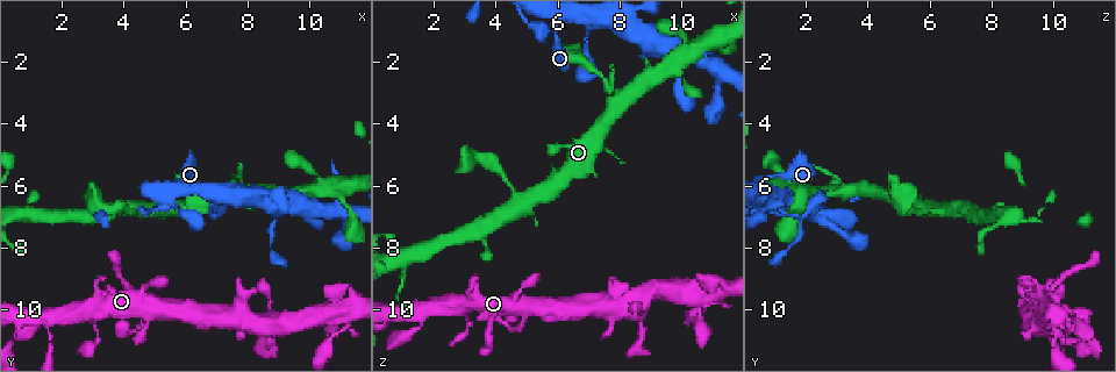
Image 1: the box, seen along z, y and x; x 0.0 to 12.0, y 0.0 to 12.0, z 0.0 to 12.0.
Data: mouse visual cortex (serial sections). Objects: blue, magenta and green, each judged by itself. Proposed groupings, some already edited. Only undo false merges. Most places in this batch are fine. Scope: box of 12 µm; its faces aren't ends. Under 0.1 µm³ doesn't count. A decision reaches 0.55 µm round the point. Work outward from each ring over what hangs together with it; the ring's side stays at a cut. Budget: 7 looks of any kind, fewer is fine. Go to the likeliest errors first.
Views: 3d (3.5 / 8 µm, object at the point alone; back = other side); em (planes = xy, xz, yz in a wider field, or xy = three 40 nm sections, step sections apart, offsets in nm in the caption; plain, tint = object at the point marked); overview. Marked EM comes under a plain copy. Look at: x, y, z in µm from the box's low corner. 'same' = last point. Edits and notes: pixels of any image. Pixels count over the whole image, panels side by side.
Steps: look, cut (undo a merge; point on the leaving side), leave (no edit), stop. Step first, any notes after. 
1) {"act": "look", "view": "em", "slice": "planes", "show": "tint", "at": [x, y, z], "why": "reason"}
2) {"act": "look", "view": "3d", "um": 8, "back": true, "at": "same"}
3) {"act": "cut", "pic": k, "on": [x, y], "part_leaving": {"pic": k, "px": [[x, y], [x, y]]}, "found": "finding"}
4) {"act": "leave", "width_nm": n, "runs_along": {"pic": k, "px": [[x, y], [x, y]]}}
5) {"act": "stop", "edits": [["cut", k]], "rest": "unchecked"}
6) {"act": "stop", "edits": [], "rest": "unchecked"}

{"act": "look", "view": "3d", "um": 3.5, "at": [1.6, 10.2, 10.3], "why": "four-way junction"}

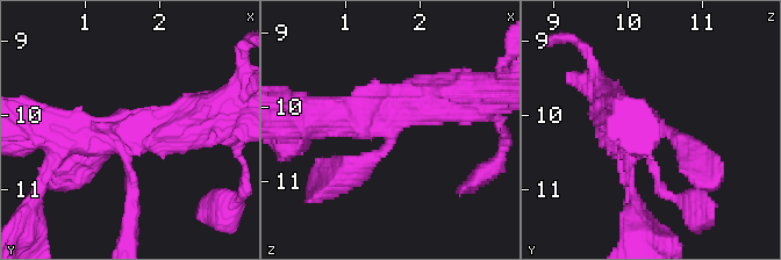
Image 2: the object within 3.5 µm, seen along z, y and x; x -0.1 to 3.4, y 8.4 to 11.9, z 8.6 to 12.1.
{"act": "look", "view": "em", "slice": "planes", "show": "tint", "at": "same", "arms": 4, "arm_widths_nm": [100, 300, 450, 500]}

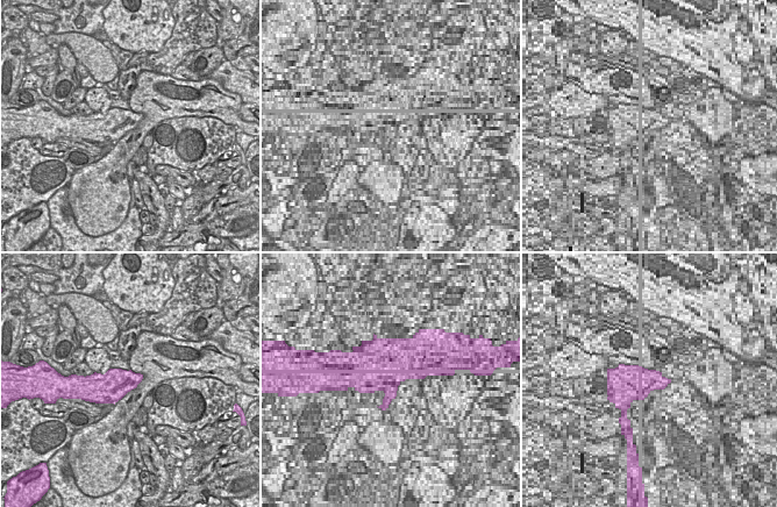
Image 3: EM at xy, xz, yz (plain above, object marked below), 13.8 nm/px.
{"act": "leave", "runs_along": {"pic": 2, "px": [[187, 122], [66, 137], [51, 161]]}, "found": "all the same cell"}

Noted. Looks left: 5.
{"act": "look", "view": "3d", "um": 3.5, "at": [11.3, 10.2, 9.5]}

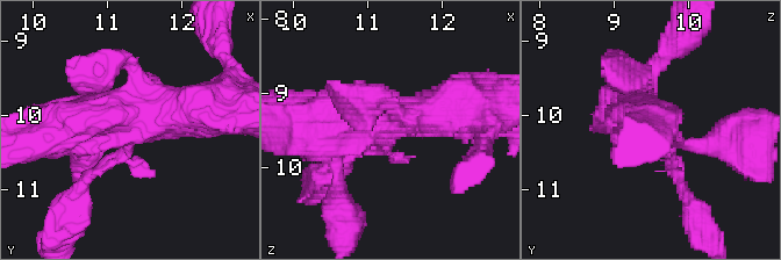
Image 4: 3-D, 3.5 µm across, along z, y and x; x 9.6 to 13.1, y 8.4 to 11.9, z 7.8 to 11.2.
{"act": "look", "view": "em", "slice": "xy", "step": 2, "show": "tint", "at": [11.25, 10.20, 9.50], "why": "now the EM"}

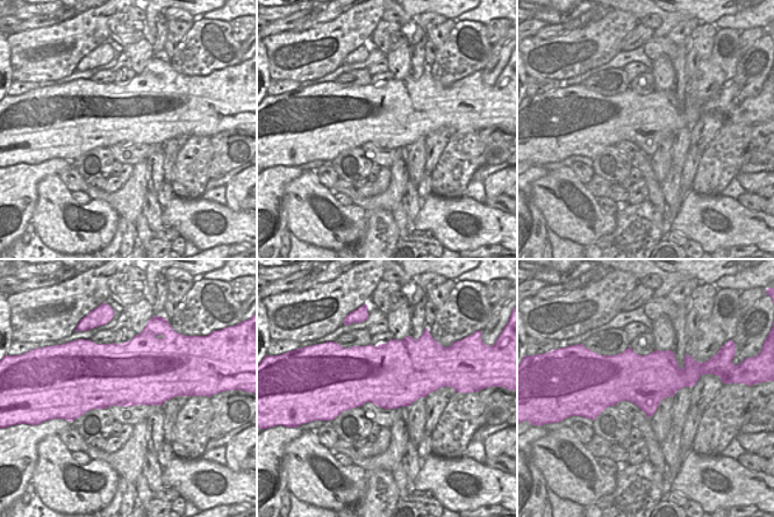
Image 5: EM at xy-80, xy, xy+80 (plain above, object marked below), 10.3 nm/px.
{"act": "leave", "runs_along": {"pic": 4, "px": [[51, 130], [127, 130], [87, 180]]}, "found": "continuous, no second cell"}

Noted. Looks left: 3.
{"act": "look", "view": "3d", "um": 3.5, "at": [3.3, 6.7, 5.1], "why": "abrupt turn"}

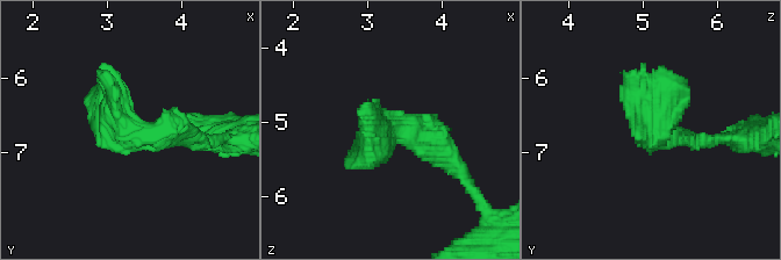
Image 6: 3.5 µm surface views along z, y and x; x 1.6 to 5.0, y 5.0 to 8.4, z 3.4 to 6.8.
{"act": "look", "view": "em", "slice": "xy", "step": 5, "show": "tint", "at": [3.30, 6.75, 5.05], "why": "now the EM"}

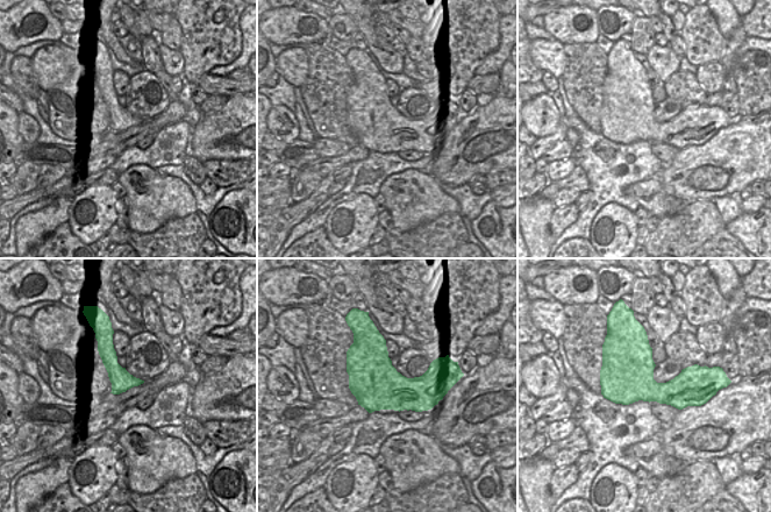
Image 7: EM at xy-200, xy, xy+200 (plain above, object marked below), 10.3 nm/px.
{"act": "look", "view": "em", "slice": "xy", "step": 2, "show": "tint", "at": "same"}

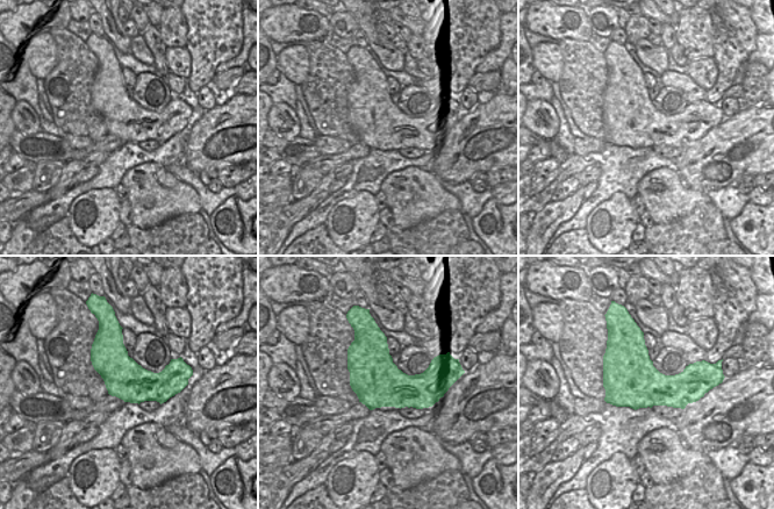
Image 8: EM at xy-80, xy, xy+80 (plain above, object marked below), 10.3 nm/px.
{"act": "leave", "runs_along": {"pic": 6, "px": [[196, 136], [133, 136], [104, 69]]}, "found": "one cell here"}

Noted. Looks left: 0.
{"act": "stop", "edits": [], "rest": "unchecked"}

